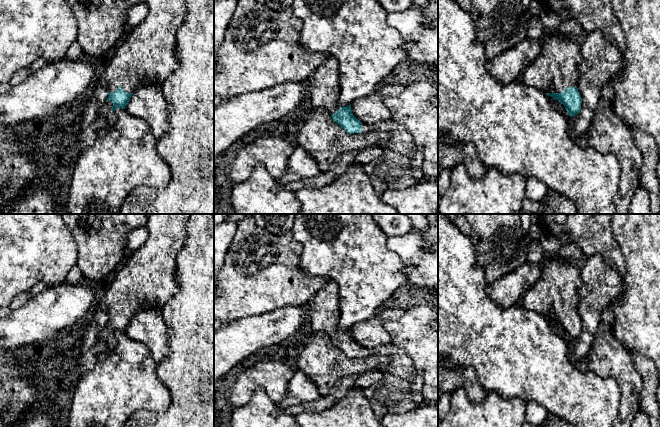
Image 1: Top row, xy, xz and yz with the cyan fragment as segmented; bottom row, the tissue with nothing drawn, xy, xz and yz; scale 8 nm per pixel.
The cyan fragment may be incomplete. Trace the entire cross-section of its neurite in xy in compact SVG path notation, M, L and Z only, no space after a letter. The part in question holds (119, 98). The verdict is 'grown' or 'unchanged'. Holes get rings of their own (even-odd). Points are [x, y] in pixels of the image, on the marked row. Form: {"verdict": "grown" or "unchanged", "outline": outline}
{"verdict": "grown", "outline": "M146 0L146 4L149 8L146 18L125 35L98 81L97 87L108 90L106 103L99 112L105 120L110 110L126 108L132 93L143 81L161 87L179 67L176 34L187 16L187 0Z"}

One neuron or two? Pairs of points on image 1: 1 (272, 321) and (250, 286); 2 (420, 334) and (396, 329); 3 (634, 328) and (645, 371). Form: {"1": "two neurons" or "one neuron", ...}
{"1": "two neurons", "2": "one neuron", "3": "two neurons"}

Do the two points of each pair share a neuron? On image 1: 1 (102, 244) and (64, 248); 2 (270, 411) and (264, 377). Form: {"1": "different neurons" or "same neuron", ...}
{"1": "different neurons", "2": "different neurons"}

